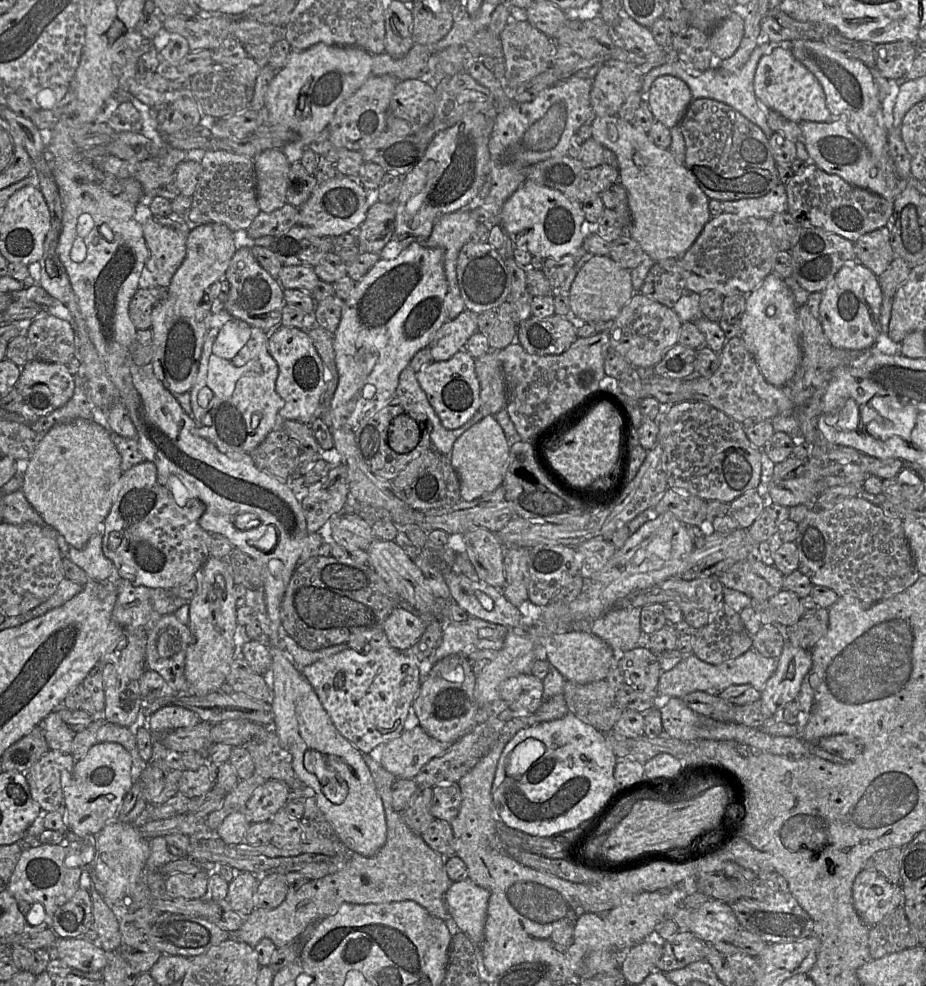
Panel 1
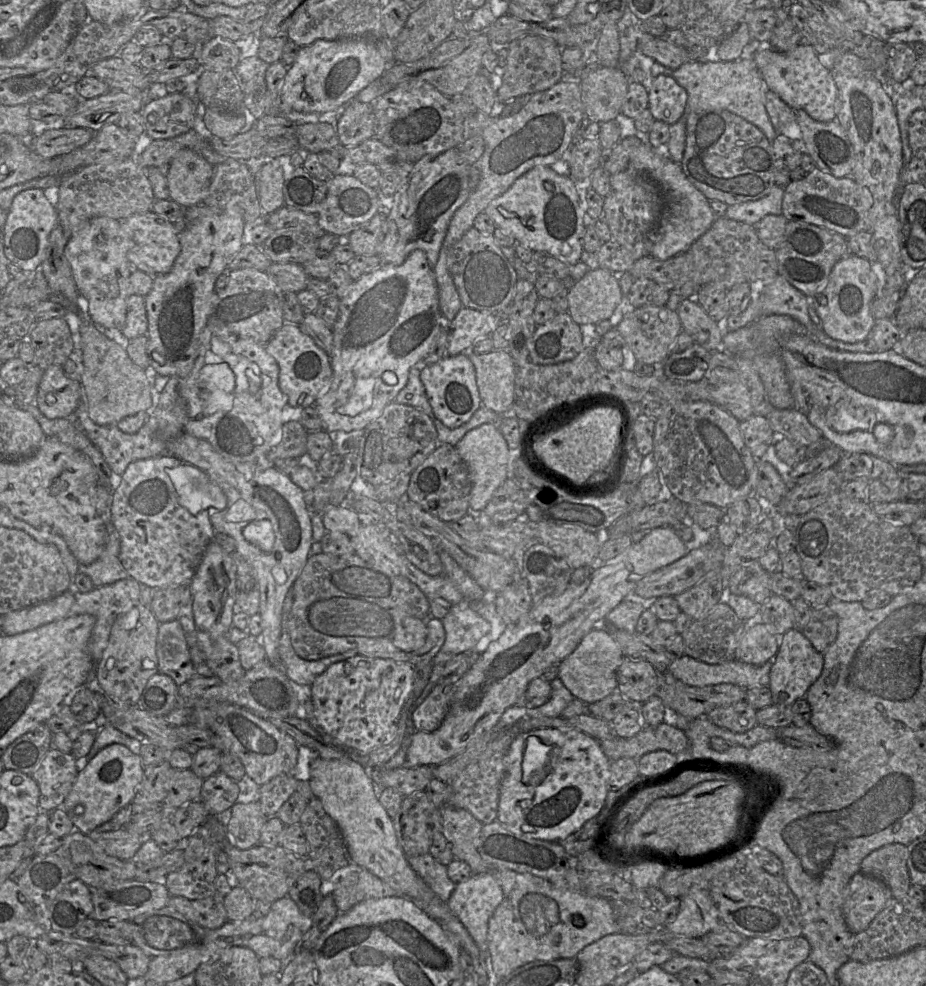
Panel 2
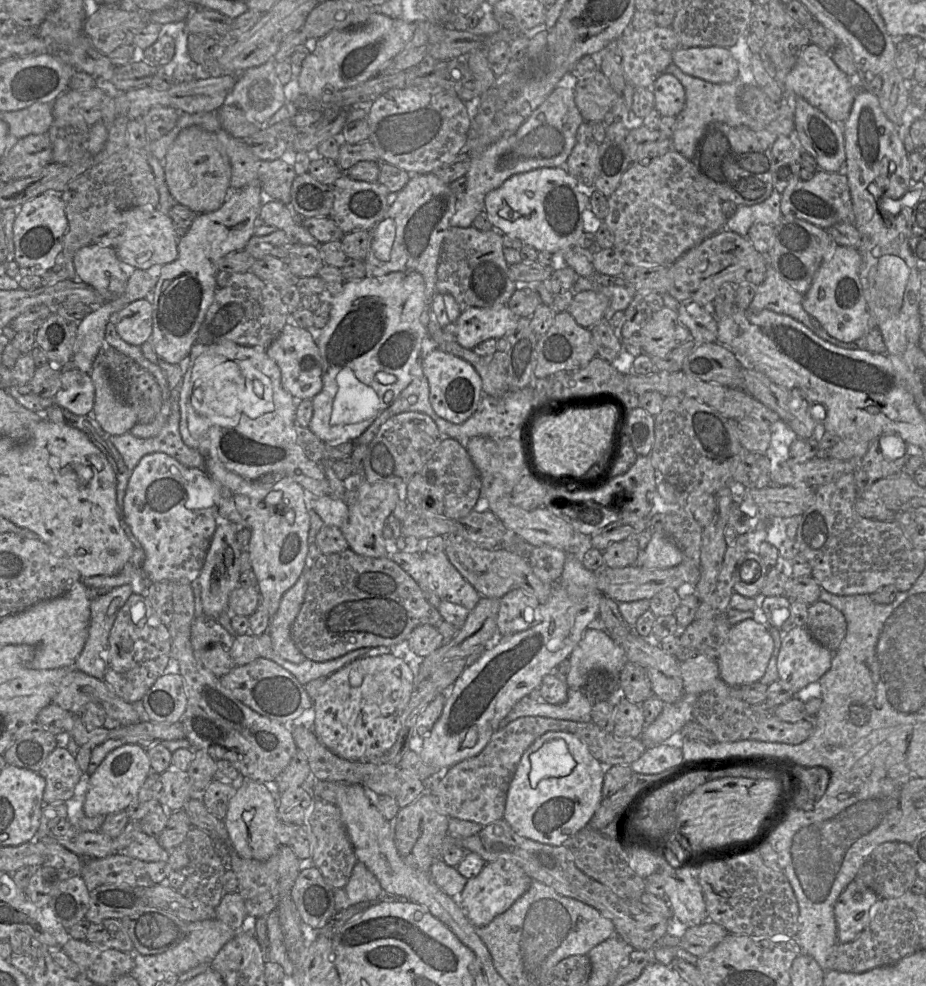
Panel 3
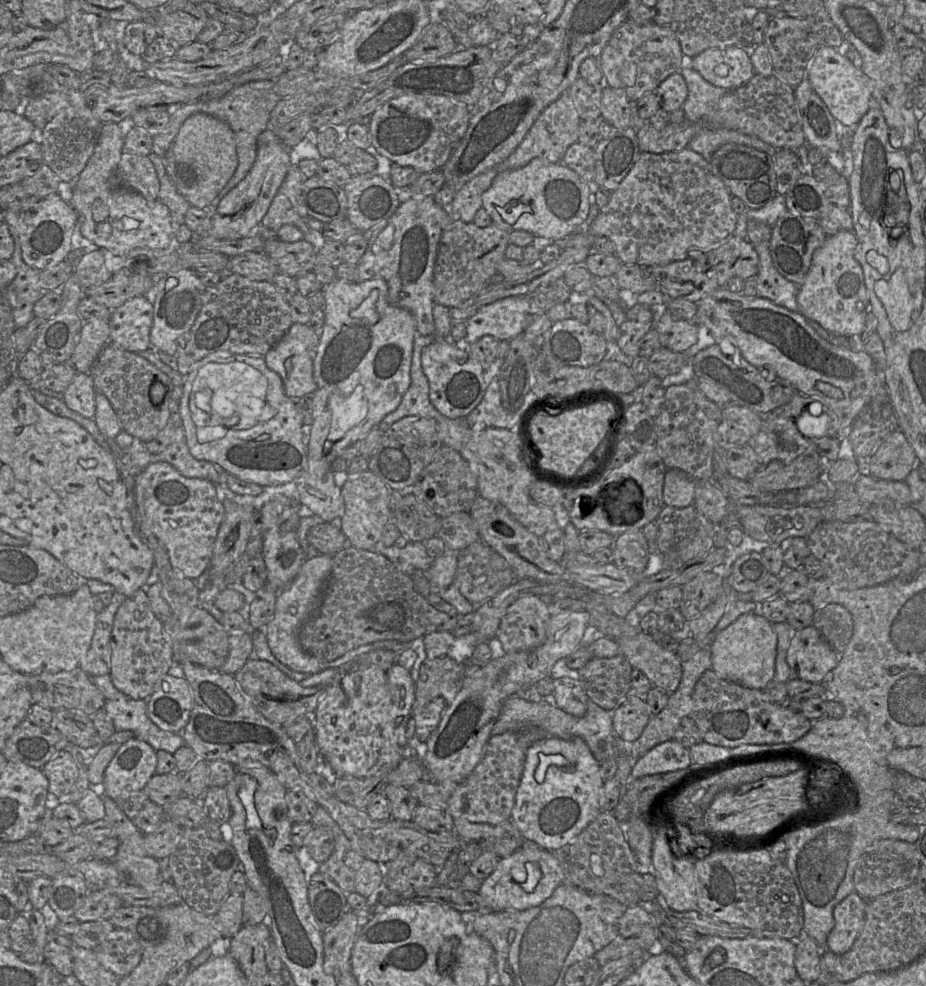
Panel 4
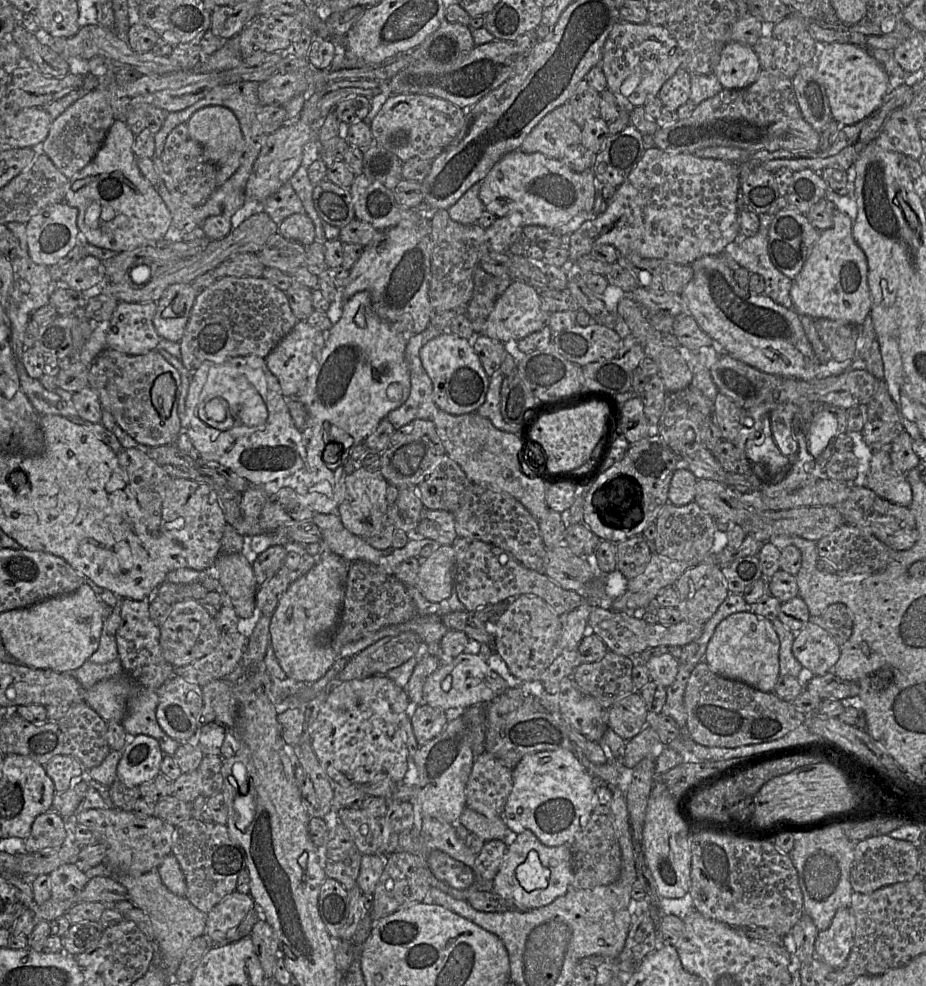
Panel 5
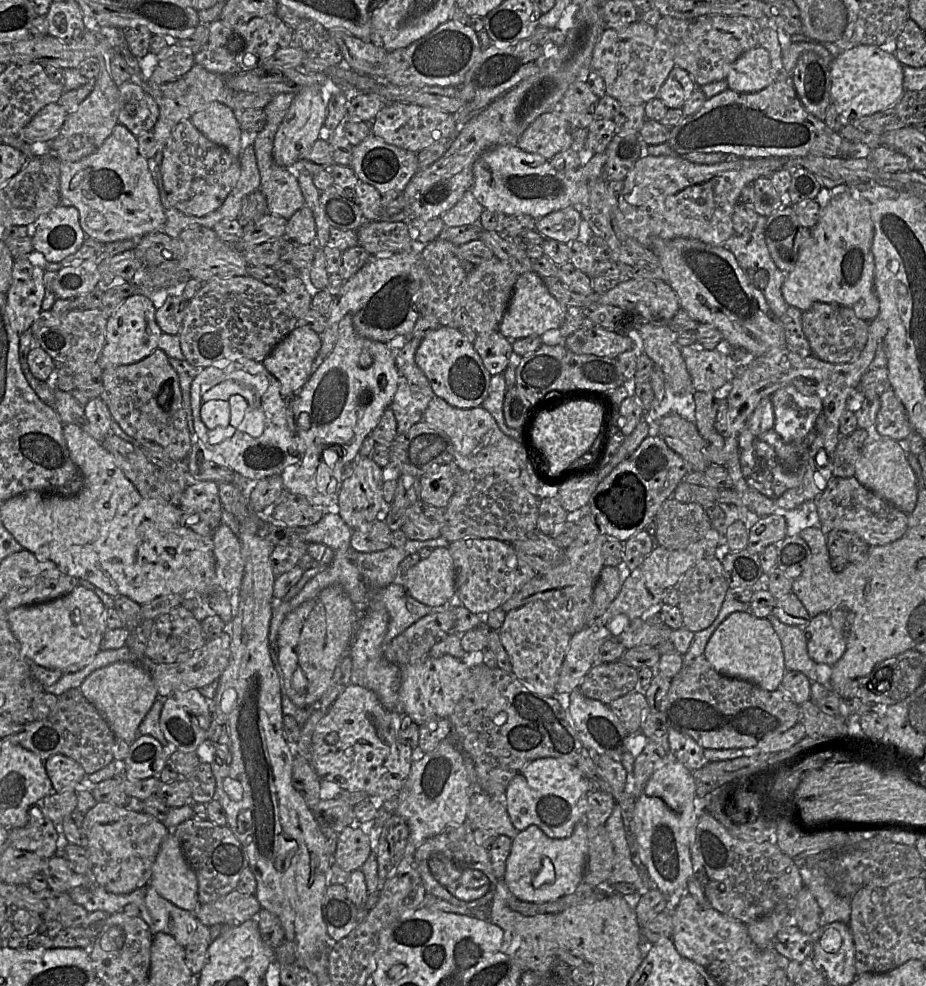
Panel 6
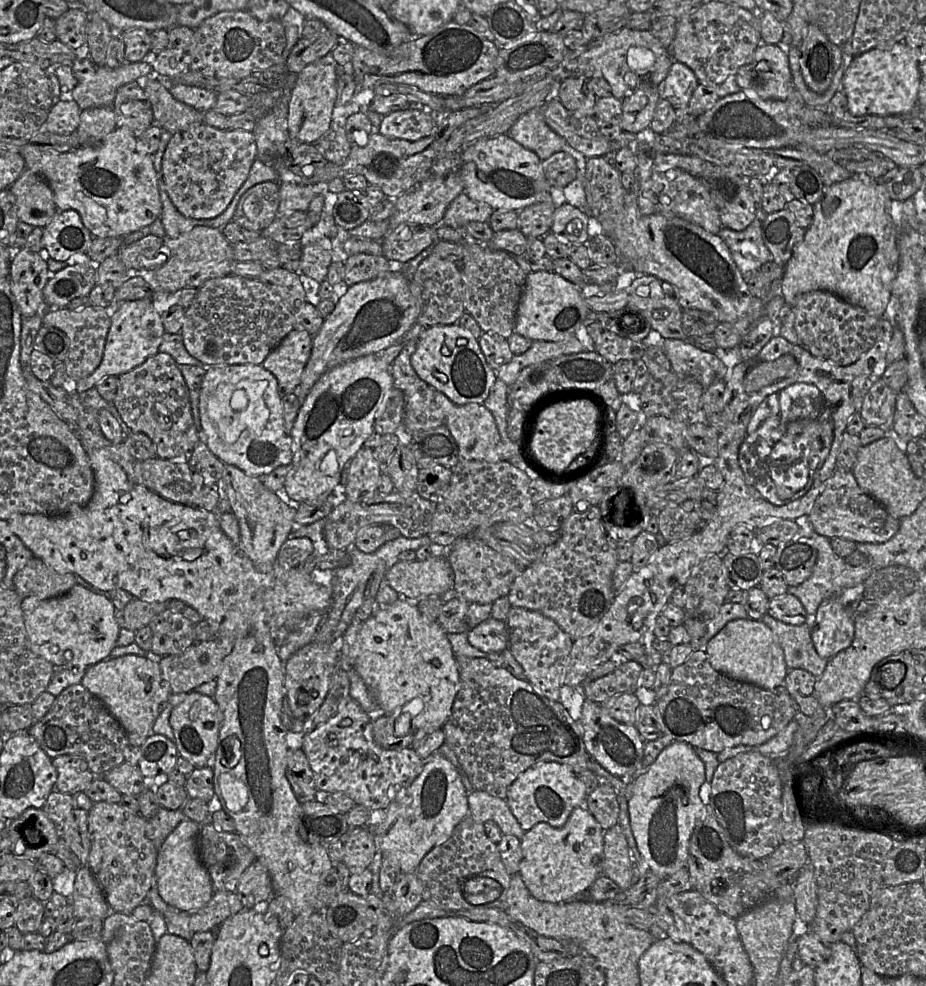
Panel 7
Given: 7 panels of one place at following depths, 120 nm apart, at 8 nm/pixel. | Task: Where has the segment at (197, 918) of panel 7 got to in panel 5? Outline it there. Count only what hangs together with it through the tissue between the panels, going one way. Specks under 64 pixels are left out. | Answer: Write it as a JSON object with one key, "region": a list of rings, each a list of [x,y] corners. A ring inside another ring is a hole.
{"region":[[[233,891],[206,914],[205,934],[213,940],[225,938],[254,907],[257,906],[250,894]]]}

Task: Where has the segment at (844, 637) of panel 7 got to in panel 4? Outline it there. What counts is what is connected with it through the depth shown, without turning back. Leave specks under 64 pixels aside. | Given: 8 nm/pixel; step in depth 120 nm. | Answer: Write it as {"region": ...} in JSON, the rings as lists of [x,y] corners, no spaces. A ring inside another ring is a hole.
{"region":[[[811,625],[794,632],[786,661],[793,678],[820,683],[838,665],[840,655]]]}

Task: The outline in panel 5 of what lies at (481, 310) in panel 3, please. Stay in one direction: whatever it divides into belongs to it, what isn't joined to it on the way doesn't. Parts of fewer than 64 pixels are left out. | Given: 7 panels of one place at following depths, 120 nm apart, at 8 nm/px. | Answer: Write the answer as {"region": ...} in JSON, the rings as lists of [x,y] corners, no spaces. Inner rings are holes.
{"region":[[[513,282],[497,299],[486,323],[483,326],[483,332],[481,334],[499,340],[502,343],[514,341],[515,344],[517,344],[519,340],[527,335],[545,327],[547,325],[547,315],[548,313],[543,312],[540,308],[539,294],[534,287],[525,282]]]}

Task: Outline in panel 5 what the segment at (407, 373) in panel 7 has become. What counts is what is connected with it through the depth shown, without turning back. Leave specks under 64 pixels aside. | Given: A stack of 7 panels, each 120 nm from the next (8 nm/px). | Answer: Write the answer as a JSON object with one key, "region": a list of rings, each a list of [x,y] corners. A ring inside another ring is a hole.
{"region":[[[429,324],[424,331],[408,337],[404,355],[410,375],[410,393],[399,408],[387,415],[395,430],[413,420],[427,419],[436,413],[432,382],[422,366],[419,352],[424,344],[442,332],[442,329]]]}

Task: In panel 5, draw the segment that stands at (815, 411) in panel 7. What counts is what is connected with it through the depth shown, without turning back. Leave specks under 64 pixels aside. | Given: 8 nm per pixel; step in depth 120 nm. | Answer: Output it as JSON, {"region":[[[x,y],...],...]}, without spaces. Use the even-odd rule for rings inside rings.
{"region":[[[782,403],[770,413],[770,425],[773,439],[784,456],[795,456],[798,442],[793,433],[793,419],[798,412],[794,403]]]}

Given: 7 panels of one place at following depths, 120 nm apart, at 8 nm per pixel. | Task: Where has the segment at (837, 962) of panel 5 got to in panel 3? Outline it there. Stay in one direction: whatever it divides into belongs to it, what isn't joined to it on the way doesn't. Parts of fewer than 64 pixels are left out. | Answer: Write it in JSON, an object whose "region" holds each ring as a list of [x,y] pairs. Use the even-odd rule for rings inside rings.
{"region":[[[859,880],[847,885],[834,904],[838,943],[852,942],[858,937],[868,925],[879,899]]]}

